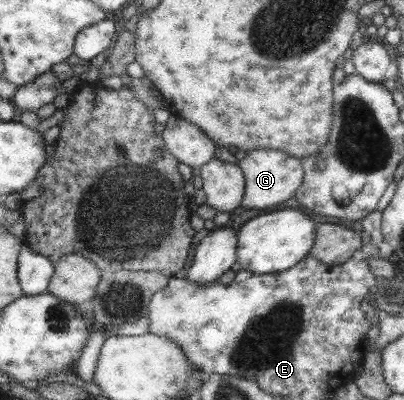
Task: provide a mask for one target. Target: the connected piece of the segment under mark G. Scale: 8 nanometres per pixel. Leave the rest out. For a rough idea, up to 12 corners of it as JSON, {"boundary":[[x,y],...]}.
{"boundary":[[253,150],[241,207],[265,209],[295,197],[304,179],[299,158]]}

